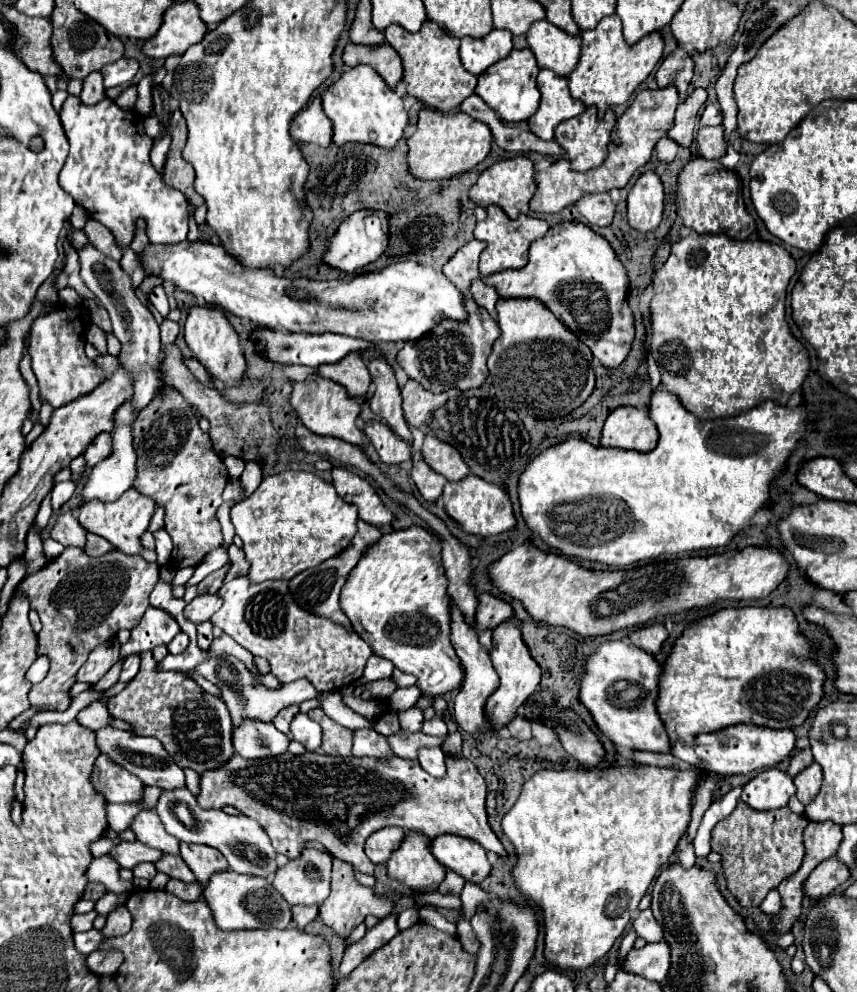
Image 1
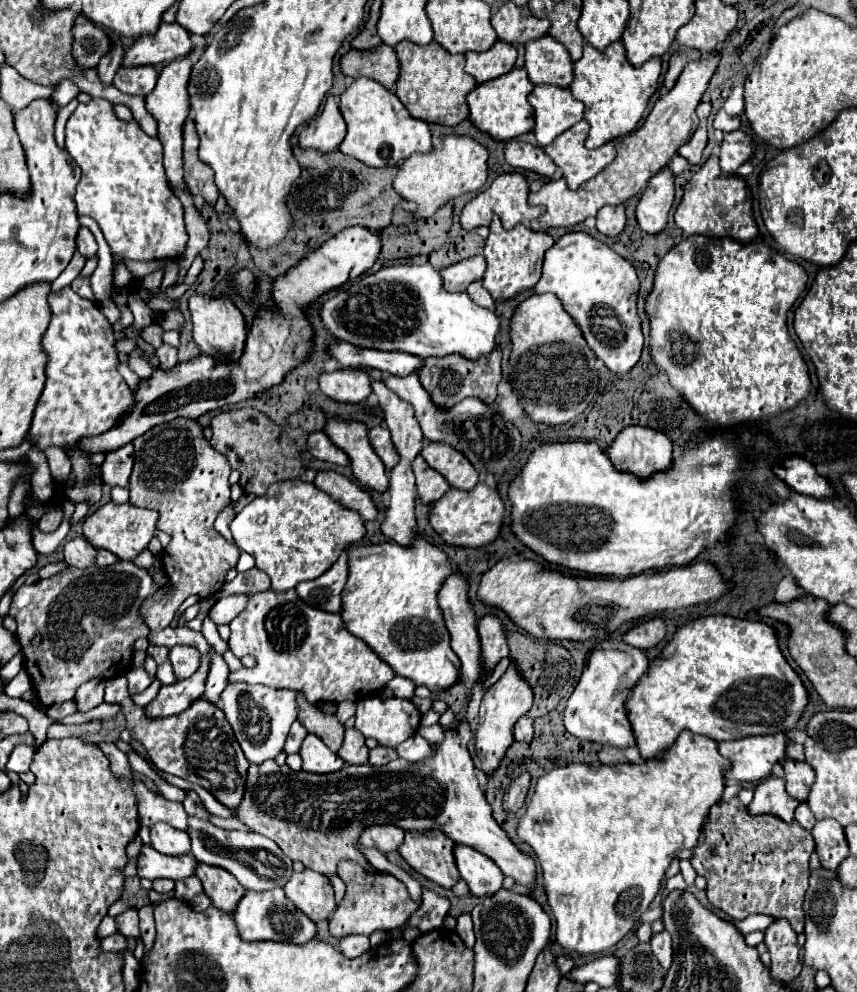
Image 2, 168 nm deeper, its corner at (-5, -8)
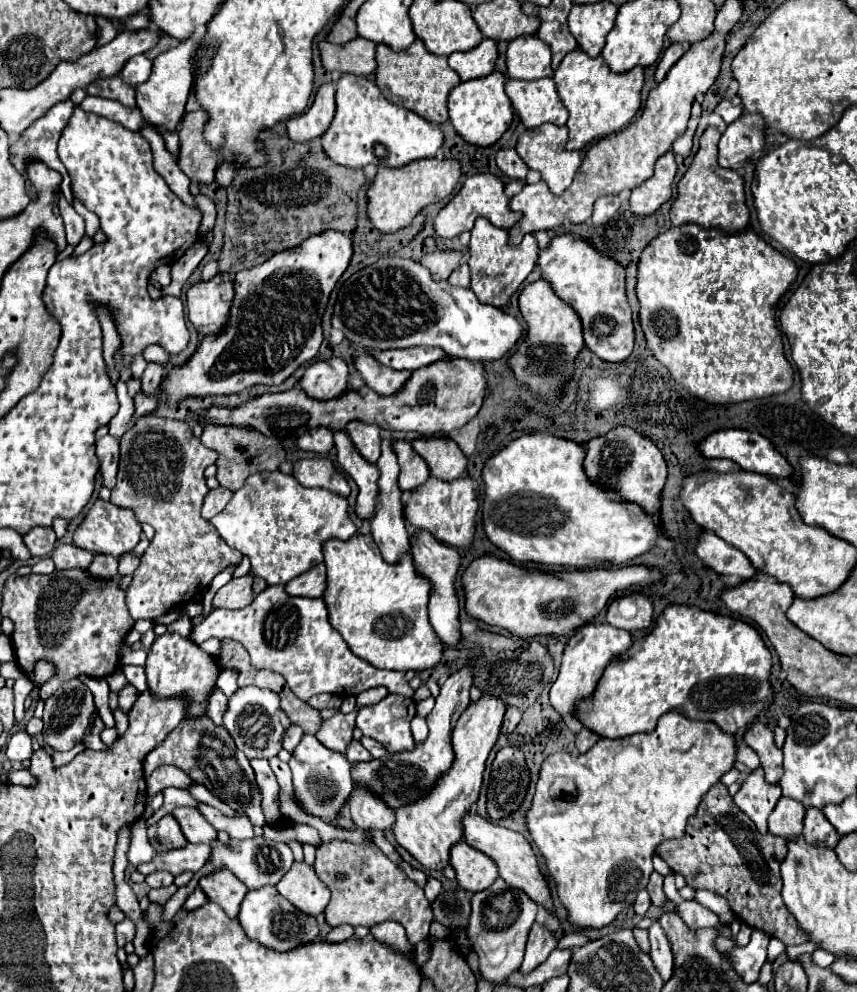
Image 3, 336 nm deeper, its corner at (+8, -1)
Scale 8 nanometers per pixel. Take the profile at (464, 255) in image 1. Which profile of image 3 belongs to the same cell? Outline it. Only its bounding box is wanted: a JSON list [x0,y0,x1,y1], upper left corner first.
[420,251,462,281]

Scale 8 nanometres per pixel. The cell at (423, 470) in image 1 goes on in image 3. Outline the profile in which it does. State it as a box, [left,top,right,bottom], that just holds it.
[392,441,430,491]

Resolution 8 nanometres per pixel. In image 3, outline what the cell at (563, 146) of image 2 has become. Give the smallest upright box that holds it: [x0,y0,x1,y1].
[516,123,582,195]

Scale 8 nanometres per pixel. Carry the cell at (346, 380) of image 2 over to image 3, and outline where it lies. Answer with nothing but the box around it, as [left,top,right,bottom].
[300,357,348,401]

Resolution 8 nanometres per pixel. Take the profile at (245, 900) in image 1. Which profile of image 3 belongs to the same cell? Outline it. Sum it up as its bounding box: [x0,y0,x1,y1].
[238,885,318,951]

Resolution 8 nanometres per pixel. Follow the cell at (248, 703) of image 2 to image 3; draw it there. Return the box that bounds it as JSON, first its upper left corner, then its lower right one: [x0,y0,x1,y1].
[224,687,292,759]

